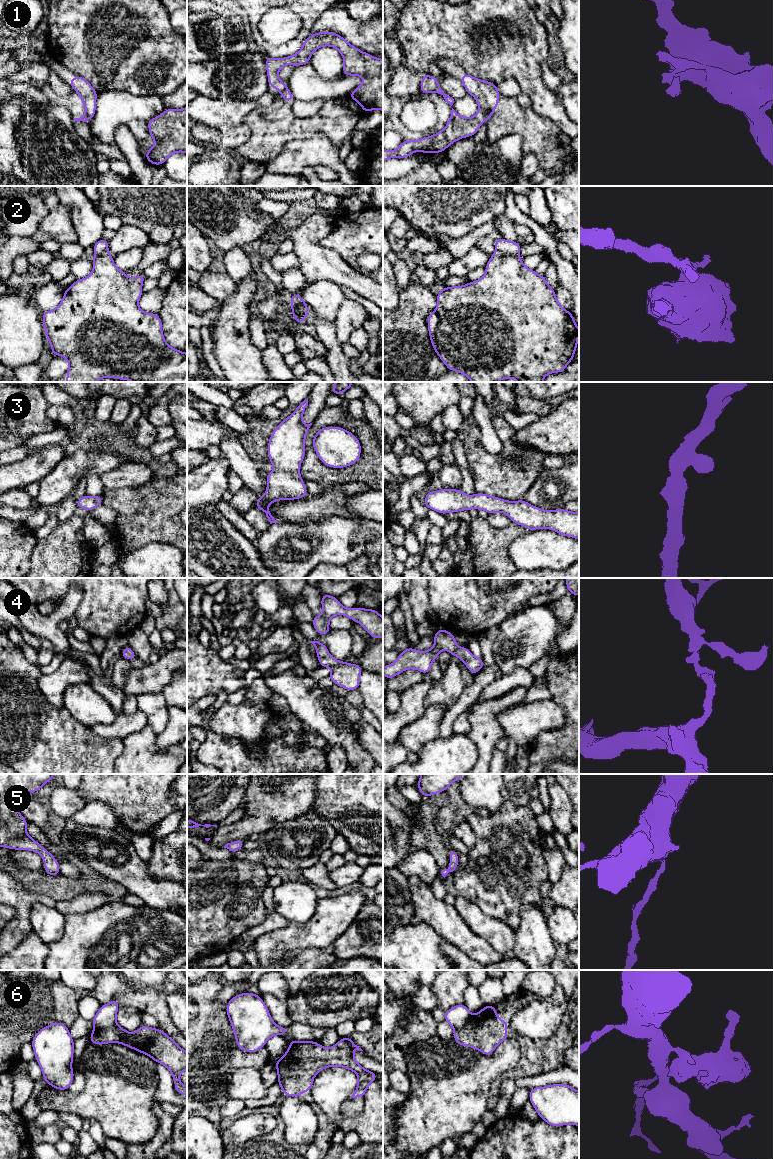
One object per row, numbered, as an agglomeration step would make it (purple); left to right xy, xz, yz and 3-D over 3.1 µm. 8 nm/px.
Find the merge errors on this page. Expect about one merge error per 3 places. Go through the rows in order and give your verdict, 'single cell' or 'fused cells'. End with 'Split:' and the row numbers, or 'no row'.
1: fused cells
2: fused cells
3: single cell
4: single cell
5: single cell
6: fused cells
Split: 1, 2, 6

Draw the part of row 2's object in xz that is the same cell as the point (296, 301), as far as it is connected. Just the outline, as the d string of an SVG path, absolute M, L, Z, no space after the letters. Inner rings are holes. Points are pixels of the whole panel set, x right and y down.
M292 294L290 296L290 304L294 307L294 310L292 311L293 318L295 317L296 311L303 315L309 314L309 307L300 295Z

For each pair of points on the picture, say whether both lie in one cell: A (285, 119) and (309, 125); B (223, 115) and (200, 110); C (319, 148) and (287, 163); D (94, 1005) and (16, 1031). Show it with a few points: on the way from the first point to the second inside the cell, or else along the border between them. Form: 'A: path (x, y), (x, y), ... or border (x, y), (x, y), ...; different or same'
A: path (291, 125), (303, 125); same
B: path (217, 113), (206, 111); same
C: path (311, 152), (299, 153), (295, 156); same
D: border (101, 1004), (84, 995), (78, 1015); different

